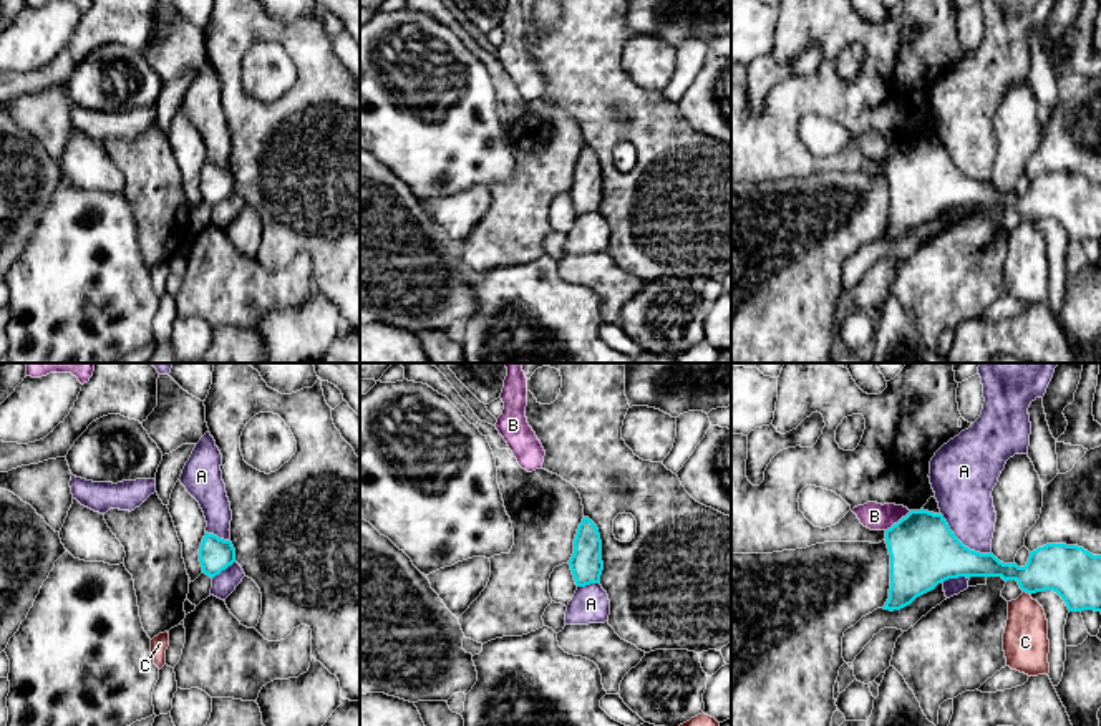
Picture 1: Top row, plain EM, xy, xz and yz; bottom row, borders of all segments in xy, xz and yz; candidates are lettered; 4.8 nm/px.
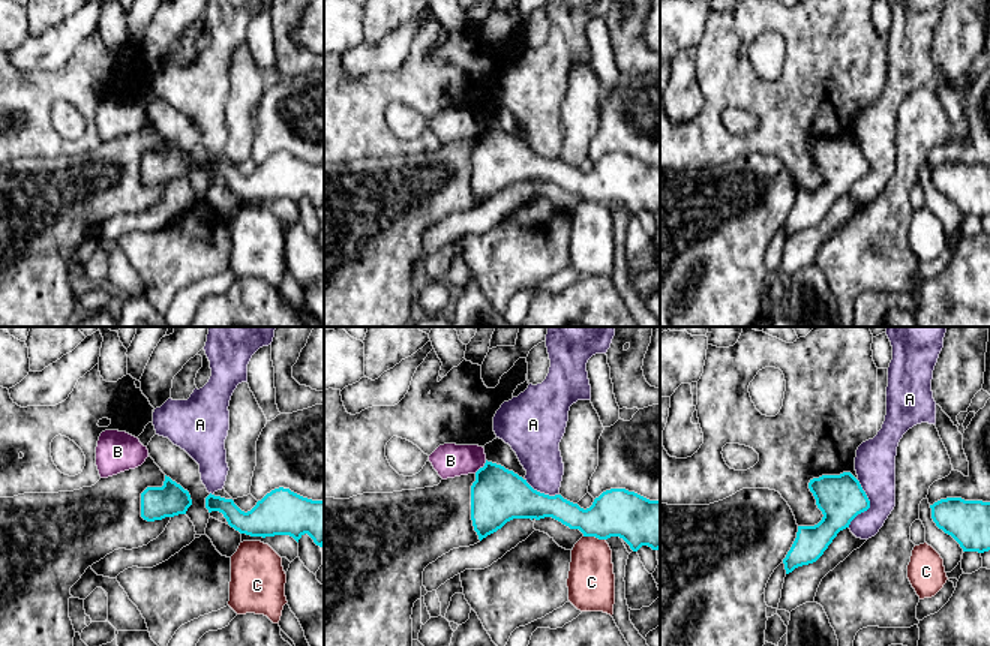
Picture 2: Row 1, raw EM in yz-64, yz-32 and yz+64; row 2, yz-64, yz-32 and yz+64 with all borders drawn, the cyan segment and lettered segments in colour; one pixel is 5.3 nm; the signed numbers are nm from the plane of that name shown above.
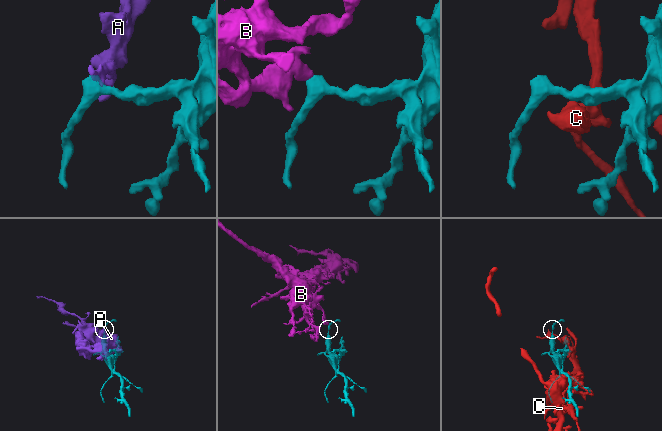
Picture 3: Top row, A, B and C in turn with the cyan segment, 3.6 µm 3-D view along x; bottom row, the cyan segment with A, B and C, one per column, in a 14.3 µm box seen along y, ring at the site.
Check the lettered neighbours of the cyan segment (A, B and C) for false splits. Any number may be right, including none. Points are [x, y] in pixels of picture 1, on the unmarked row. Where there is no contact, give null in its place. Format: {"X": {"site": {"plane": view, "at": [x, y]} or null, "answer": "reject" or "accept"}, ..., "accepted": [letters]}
{"A": {"site": {"plane": "yz", "at": [960, 171]}, "answer": "reject"}, "B": {"site": {"plane": "yz", "at": [899, 150]}, "answer": "reject"}, "C": {"site": {"plane": "yz", "at": [1027, 221]}, "answer": "reject"}, "accepted": []}

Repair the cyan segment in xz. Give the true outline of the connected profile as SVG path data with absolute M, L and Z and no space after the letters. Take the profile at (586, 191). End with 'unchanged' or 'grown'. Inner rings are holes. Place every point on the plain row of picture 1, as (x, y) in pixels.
M589 146L579 152L569 194L577 215L600 211L604 199L602 169L597 154Z; unchanged

